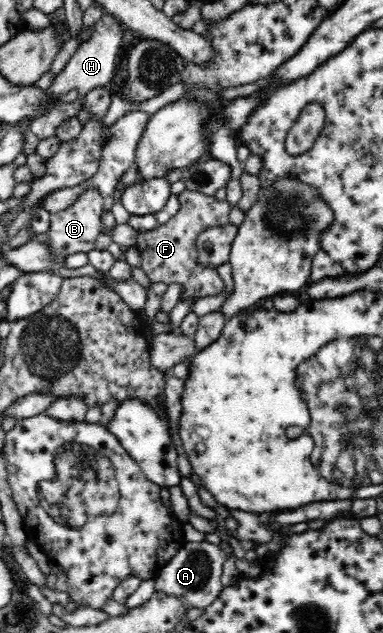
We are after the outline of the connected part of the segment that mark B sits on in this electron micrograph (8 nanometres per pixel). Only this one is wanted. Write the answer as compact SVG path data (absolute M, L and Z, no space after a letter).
M87 187L75 199L74 203L51 214L51 223L44 230L46 235L44 244L52 251L52 254L67 259L74 254L89 254L95 249L95 241L103 233L100 222L103 212L103 198L104 196L97 188Z

